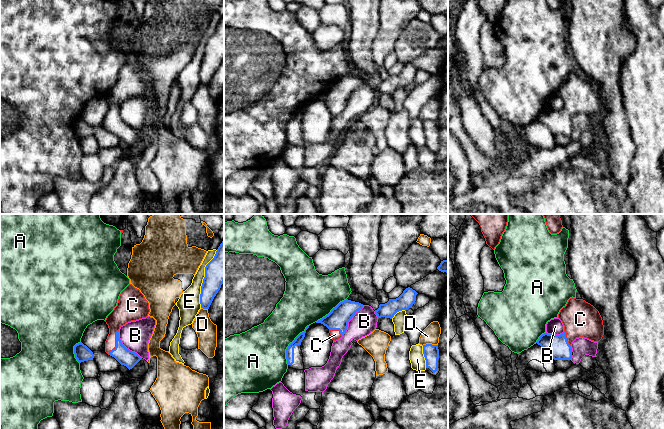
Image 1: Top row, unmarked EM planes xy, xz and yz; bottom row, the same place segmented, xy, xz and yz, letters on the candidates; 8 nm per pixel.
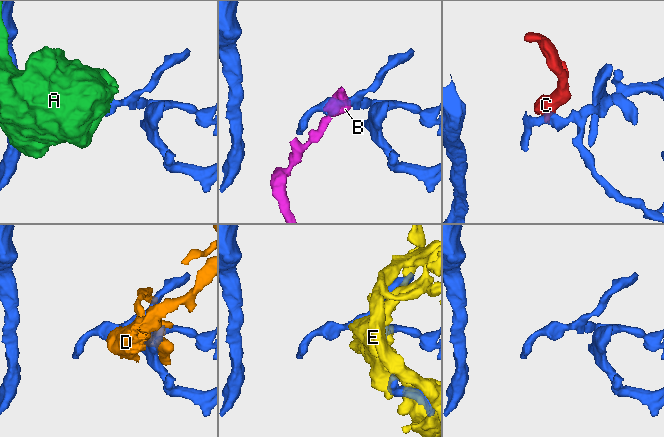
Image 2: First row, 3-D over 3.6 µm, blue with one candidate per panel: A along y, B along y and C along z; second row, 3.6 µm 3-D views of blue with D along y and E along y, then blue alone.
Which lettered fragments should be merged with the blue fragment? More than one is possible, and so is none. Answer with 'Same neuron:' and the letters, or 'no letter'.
Same neuron: C

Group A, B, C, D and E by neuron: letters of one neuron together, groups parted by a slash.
A / B / C / D / E

